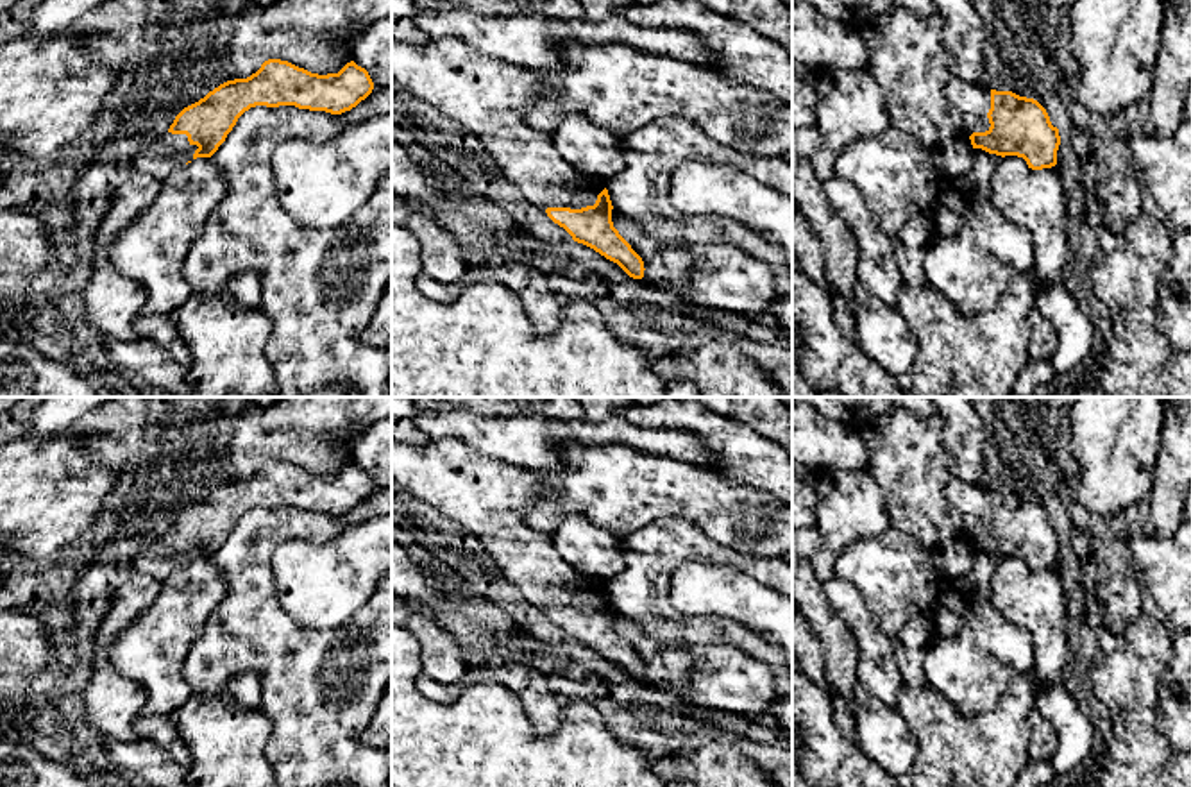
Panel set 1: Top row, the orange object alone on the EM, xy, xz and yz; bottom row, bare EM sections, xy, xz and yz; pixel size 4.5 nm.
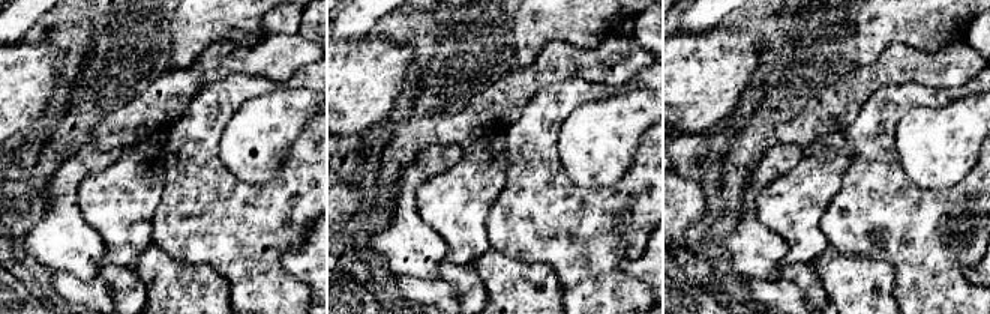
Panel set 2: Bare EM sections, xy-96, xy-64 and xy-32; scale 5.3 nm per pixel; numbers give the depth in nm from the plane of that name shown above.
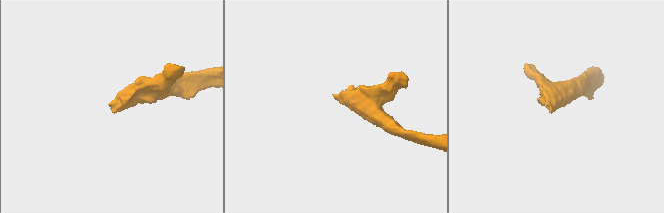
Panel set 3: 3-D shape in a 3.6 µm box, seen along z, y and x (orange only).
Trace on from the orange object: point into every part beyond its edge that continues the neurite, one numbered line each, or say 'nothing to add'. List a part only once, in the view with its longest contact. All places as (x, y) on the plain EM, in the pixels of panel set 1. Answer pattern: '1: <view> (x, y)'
1: yz (973, 501)

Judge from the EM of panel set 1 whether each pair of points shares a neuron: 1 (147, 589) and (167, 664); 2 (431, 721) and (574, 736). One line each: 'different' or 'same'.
1: different
2: same

